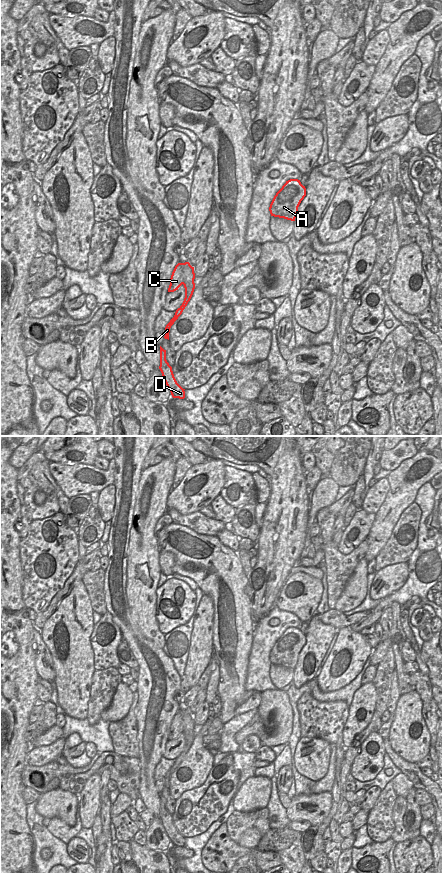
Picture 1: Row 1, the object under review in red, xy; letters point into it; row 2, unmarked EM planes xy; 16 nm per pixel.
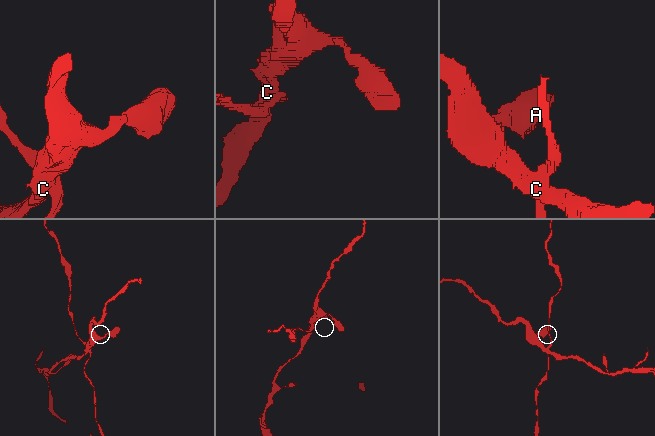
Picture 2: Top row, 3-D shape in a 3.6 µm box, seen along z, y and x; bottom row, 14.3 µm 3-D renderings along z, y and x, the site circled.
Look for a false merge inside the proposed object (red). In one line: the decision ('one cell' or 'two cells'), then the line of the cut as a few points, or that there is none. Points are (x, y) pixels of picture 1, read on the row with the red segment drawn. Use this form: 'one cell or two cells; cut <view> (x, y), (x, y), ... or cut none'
two cells; cut xy (179, 263), (183, 272), (183, 283)

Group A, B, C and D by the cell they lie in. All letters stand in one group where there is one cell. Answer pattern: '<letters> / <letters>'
A C / B D

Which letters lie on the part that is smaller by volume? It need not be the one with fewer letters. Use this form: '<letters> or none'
B, D

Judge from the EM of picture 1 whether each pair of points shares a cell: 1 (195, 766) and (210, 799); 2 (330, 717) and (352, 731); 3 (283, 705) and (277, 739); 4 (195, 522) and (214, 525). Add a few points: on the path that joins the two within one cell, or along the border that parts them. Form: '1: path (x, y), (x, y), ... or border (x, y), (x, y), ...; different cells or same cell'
1: border (213, 765), (199, 786), (182, 794); different cells
2: border (349, 706), (349, 714), (343, 729), (345, 748); different cells
3: path (283, 713), (283, 731); same cell
4: path (200, 523), (209, 525); same cell

